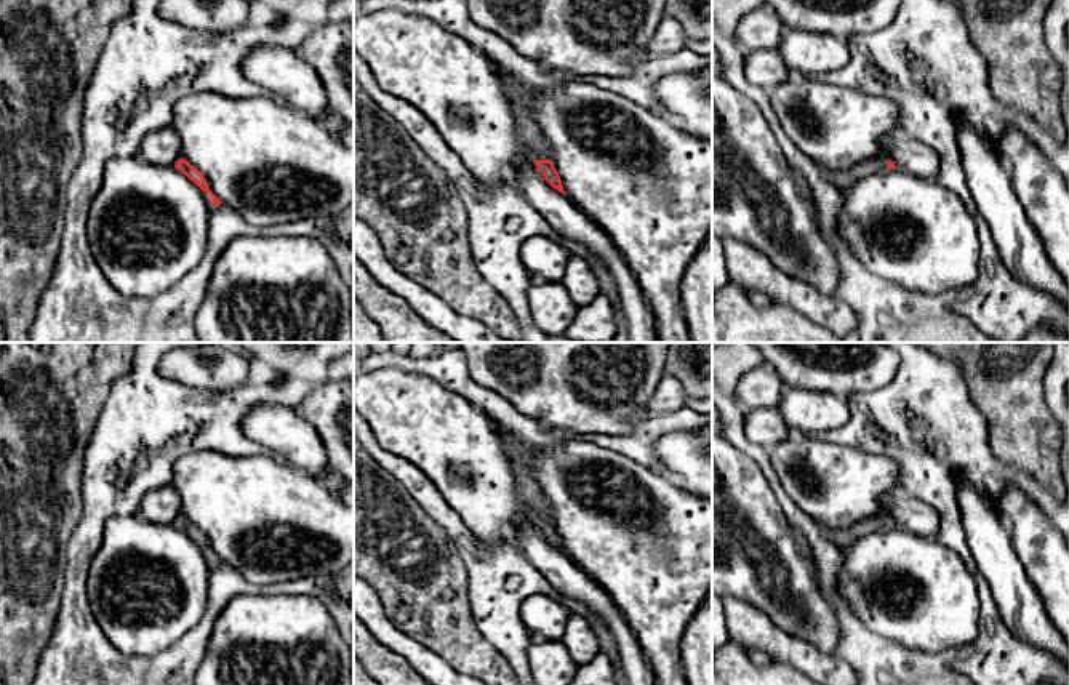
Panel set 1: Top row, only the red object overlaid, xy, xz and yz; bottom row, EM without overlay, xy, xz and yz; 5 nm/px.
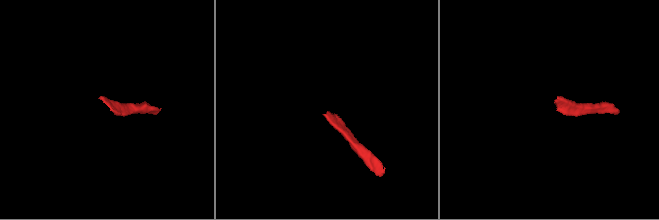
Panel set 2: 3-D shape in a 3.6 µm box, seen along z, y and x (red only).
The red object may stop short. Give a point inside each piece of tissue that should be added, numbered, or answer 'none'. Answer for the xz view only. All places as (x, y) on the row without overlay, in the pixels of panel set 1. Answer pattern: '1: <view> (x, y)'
1: xz (519, 455)

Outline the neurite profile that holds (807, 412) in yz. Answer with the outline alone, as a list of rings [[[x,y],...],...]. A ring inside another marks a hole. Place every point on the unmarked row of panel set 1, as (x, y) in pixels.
[[[786,387],[778,410],[791,432],[815,437],[843,427],[851,418],[848,399],[797,387]]]

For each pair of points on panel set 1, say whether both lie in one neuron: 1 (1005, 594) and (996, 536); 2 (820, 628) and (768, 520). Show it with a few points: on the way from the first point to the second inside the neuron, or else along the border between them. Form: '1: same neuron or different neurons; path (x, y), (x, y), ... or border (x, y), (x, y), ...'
1: same neuron; path (1005, 580), (996, 559), (996, 551)
2: same neuron; path (797, 600), (778, 548)

